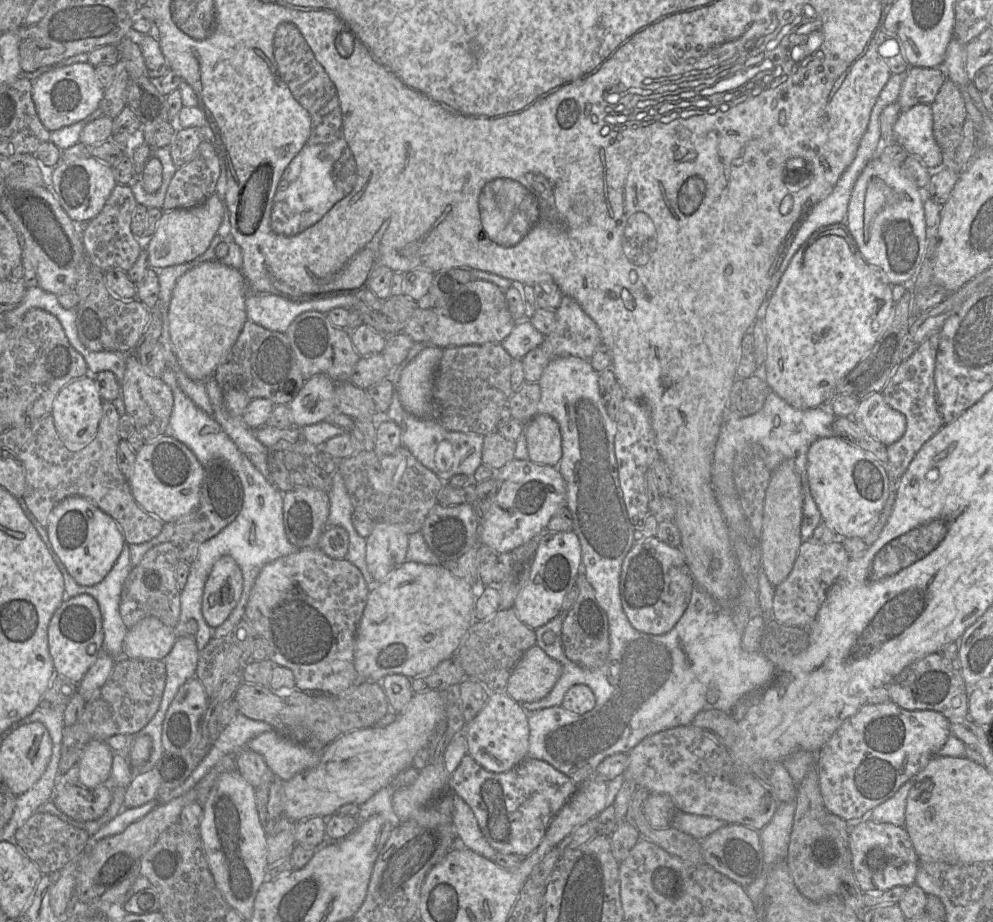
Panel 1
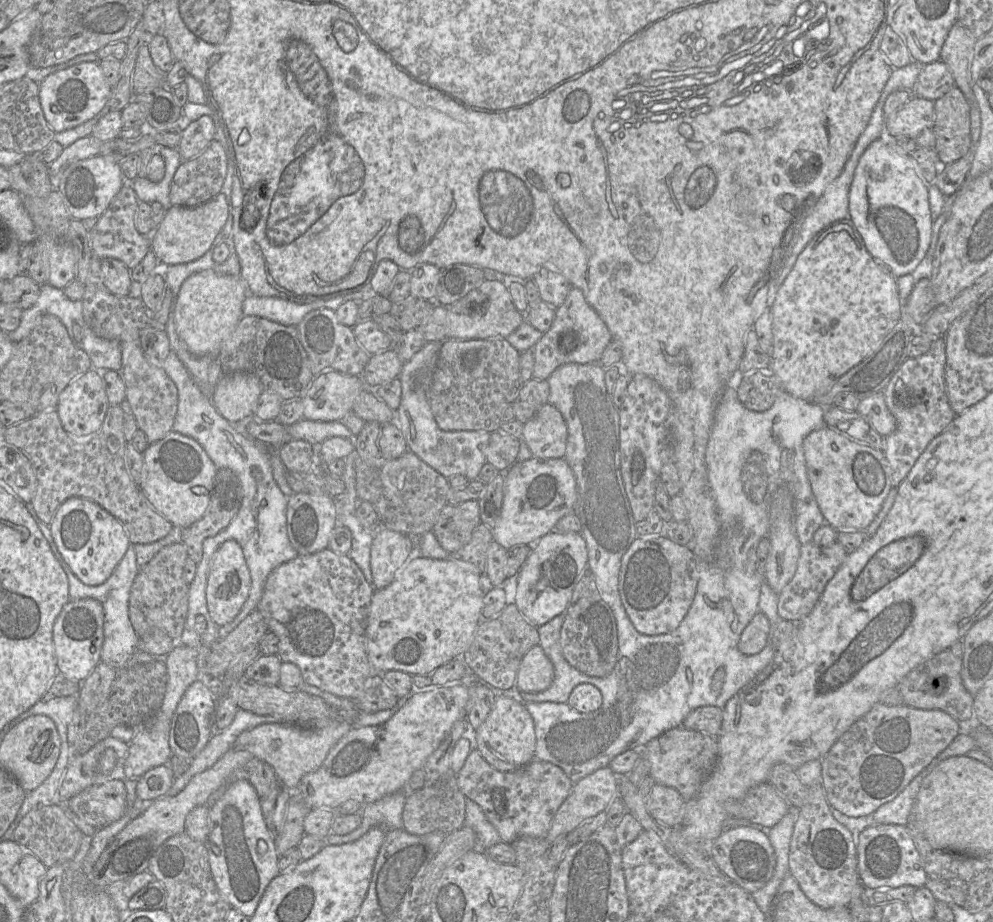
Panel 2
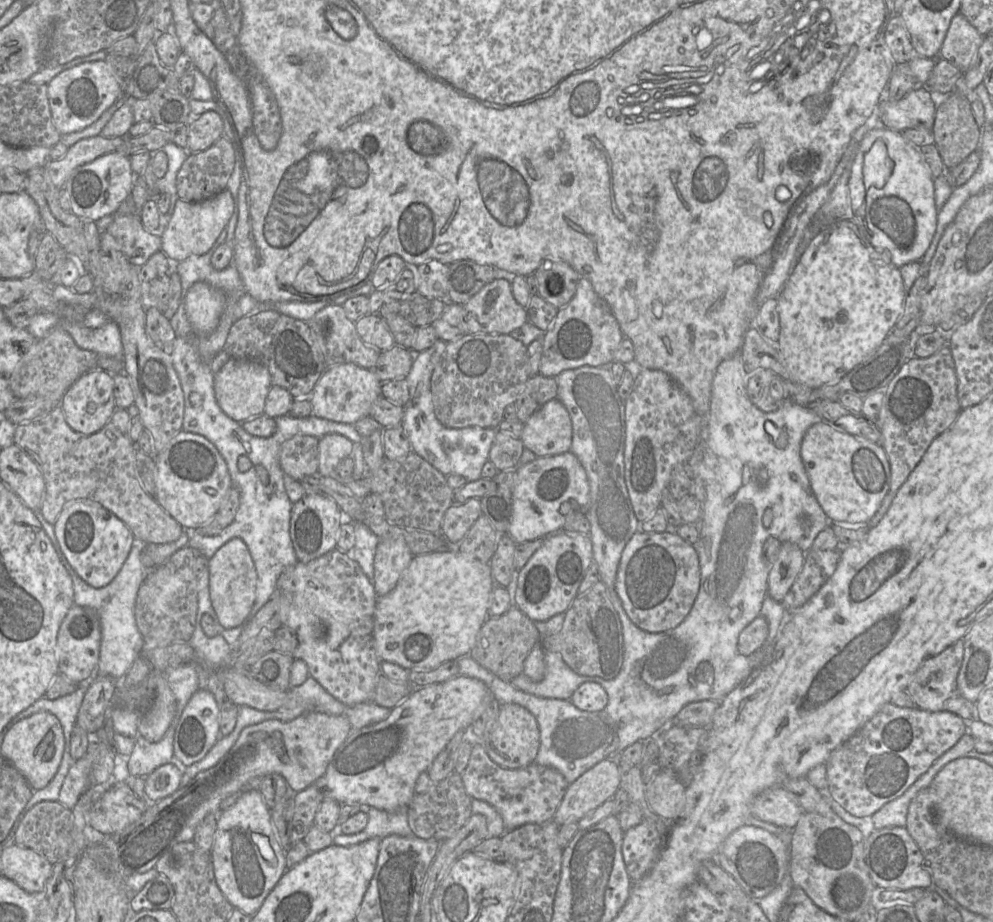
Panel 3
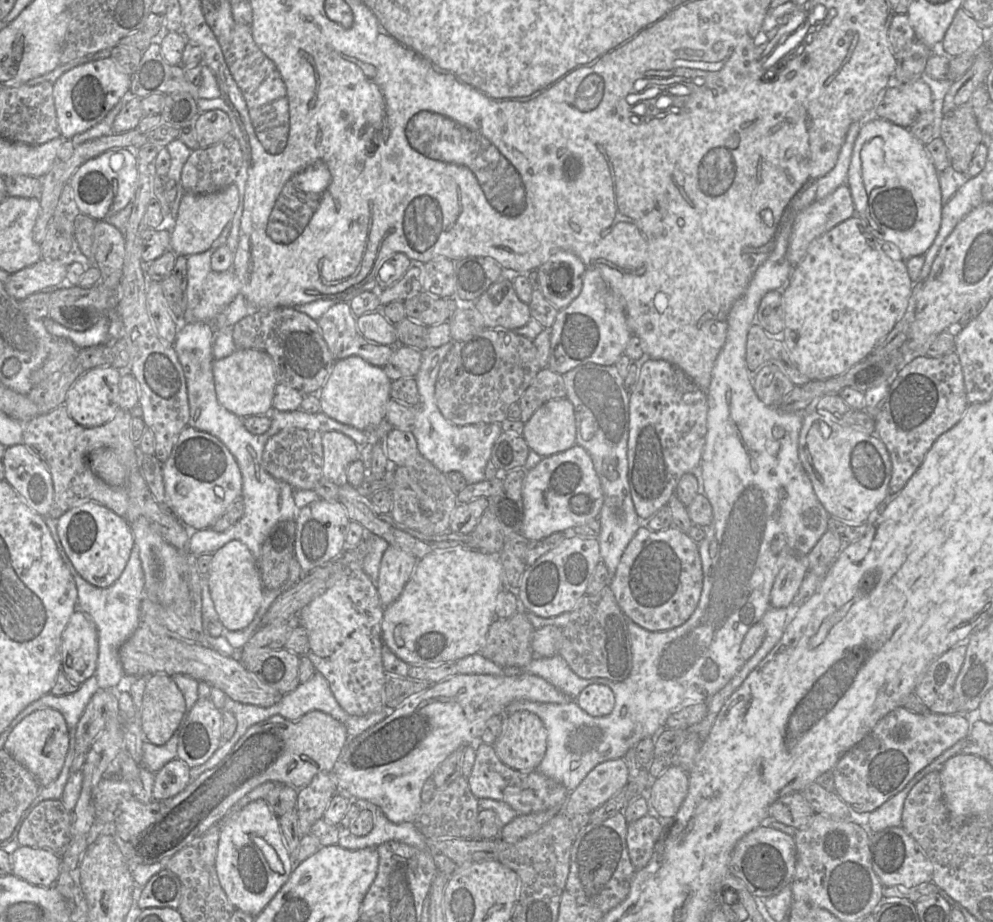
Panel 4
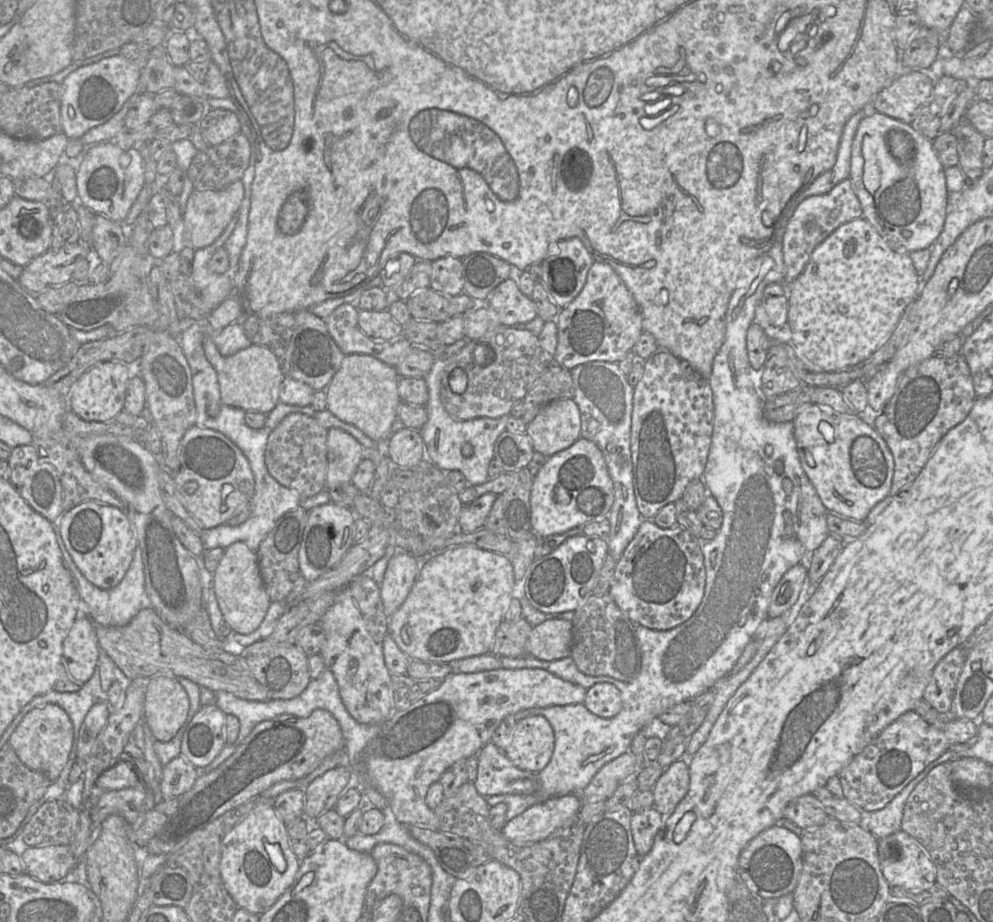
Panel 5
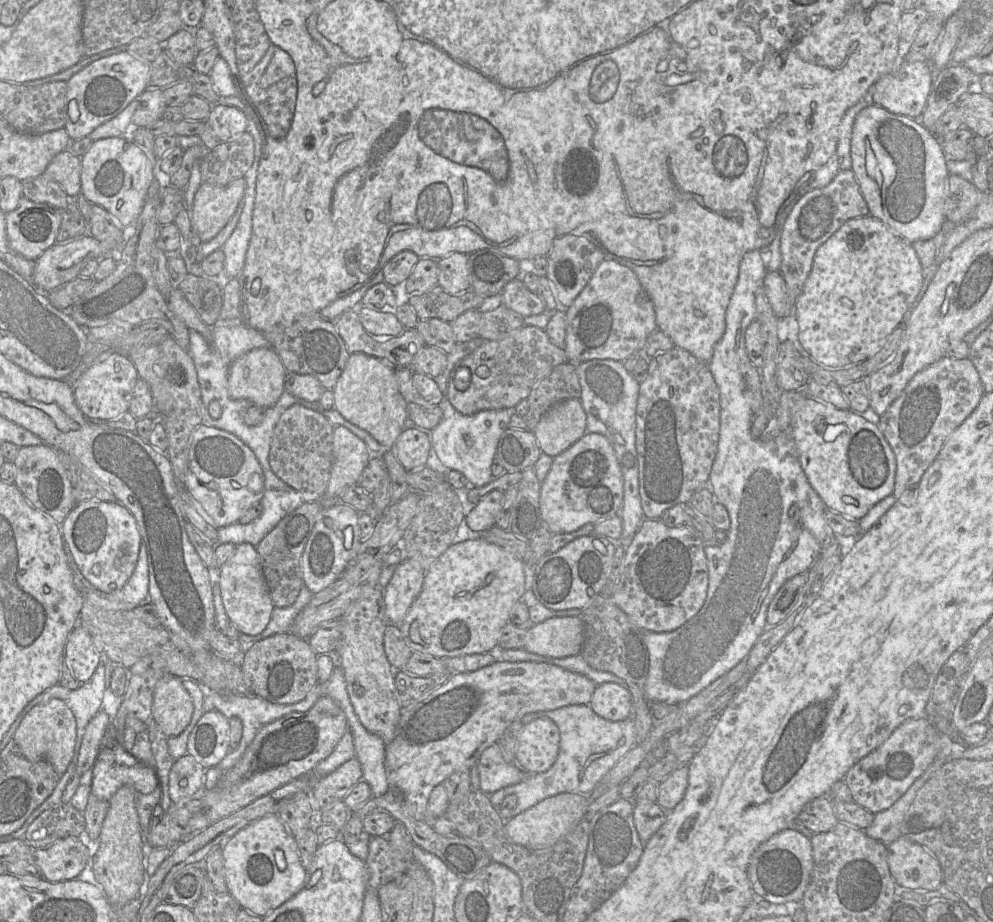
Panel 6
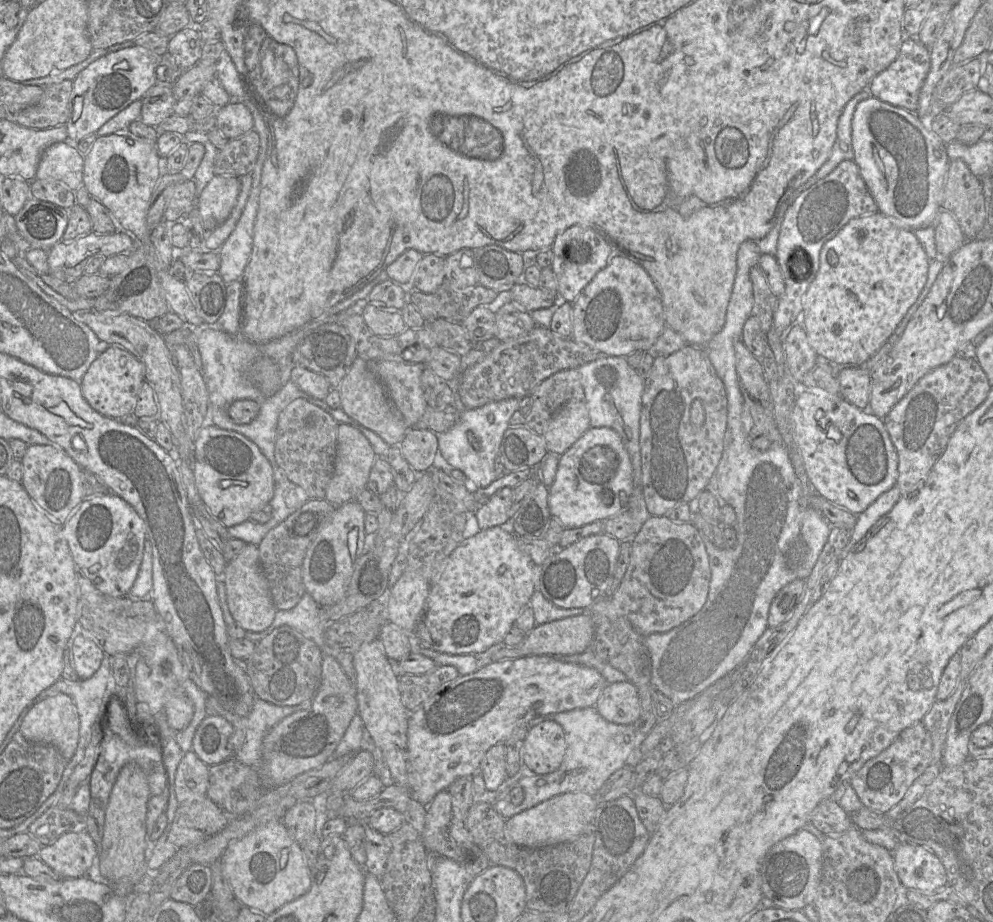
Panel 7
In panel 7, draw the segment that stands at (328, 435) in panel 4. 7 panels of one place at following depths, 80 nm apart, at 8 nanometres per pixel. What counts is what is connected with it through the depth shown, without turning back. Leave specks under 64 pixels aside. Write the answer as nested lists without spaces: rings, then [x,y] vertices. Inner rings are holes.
[[[339,424],[335,467],[326,489],[325,499],[335,506],[355,500],[357,495],[367,488],[370,470],[376,458],[370,442],[359,430],[348,424]]]

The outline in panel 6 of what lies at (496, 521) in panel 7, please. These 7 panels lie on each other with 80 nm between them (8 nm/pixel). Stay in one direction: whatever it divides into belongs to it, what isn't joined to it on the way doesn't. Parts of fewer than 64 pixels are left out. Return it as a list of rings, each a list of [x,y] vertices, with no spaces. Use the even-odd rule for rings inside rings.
[[[493,490],[486,494],[465,516],[468,527],[475,532],[483,532],[494,527],[504,500],[504,491]]]

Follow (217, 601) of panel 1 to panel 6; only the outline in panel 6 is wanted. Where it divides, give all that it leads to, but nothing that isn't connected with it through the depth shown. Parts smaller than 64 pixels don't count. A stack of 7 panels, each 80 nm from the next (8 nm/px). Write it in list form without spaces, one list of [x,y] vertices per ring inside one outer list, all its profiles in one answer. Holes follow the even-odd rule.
[[[250,543],[236,545],[233,554],[219,568],[218,578],[223,605],[230,621],[242,634],[260,634],[269,623],[274,605],[256,547]]]

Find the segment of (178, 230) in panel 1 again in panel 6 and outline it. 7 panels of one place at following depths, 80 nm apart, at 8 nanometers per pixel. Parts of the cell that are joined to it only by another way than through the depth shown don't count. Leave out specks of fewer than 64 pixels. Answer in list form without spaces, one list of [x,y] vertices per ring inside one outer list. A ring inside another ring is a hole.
[[[244,178],[232,180],[225,186],[203,182],[194,197],[190,221],[200,240],[208,242],[227,224],[243,199]]]

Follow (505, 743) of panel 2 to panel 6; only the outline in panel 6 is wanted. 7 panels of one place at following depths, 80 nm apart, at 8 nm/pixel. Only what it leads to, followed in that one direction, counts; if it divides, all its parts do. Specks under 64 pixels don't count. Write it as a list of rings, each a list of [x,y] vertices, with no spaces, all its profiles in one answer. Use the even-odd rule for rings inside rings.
[[[547,717],[523,726],[517,742],[515,762],[528,773],[545,772],[555,763],[560,746],[560,730]]]

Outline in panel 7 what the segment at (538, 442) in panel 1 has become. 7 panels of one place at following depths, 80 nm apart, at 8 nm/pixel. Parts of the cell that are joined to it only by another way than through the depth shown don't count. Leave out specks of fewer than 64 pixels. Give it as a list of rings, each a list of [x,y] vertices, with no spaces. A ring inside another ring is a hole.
[[[570,401],[552,418],[543,433],[550,454],[564,454],[590,428],[586,402]]]

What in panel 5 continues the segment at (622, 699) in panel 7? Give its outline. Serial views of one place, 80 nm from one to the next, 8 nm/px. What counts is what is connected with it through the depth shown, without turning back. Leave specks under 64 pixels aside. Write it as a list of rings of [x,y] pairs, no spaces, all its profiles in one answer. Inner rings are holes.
[[[596,683],[586,691],[583,704],[593,714],[602,718],[616,716],[623,707],[619,689],[610,683]]]

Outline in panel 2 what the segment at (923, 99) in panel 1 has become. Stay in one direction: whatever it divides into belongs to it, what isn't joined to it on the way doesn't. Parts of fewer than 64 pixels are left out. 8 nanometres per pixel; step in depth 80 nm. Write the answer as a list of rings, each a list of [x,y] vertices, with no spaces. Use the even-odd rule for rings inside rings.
[[[941,60],[923,66],[912,95],[935,101],[954,87],[955,81],[949,67]]]

